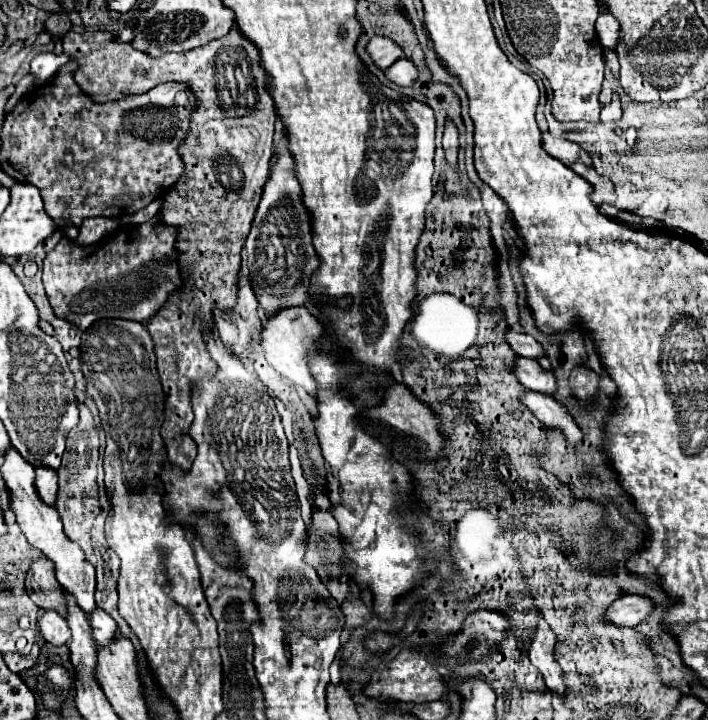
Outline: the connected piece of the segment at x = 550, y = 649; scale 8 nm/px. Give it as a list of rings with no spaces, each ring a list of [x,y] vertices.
[[[539,618],[537,634],[529,648],[529,658],[543,674],[547,688],[563,696],[565,694],[565,684],[563,684],[565,674],[561,674],[563,670],[559,662],[555,660],[555,632],[549,628],[549,624],[543,618]]]

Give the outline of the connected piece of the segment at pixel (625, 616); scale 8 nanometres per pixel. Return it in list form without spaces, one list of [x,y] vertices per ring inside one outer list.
[[[623,594],[609,606],[609,618],[617,626],[637,626],[655,610],[655,602],[649,596]]]

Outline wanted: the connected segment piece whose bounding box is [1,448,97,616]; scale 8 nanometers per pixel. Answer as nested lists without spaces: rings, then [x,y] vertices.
[[[11,448],[5,456],[5,462],[1,466],[1,476],[5,478],[7,486],[11,488],[11,496],[13,496],[13,510],[17,516],[17,522],[21,524],[27,540],[31,546],[39,548],[55,566],[55,576],[59,580],[59,584],[65,588],[67,594],[71,594],[77,602],[77,606],[91,616],[91,612],[97,608],[95,604],[95,568],[91,562],[85,560],[85,554],[79,546],[75,546],[75,542],[71,542],[65,534],[63,534],[63,524],[59,522],[59,516],[55,514],[55,510],[51,510],[47,504],[43,504],[33,488],[33,466],[23,460],[23,456]]]

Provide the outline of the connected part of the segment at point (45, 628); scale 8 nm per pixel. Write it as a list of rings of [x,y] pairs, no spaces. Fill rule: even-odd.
[[[47,610],[43,614],[43,618],[39,620],[39,628],[41,628],[41,636],[45,638],[45,642],[53,646],[61,646],[71,640],[71,630],[67,626],[67,620],[59,616],[55,610]]]

